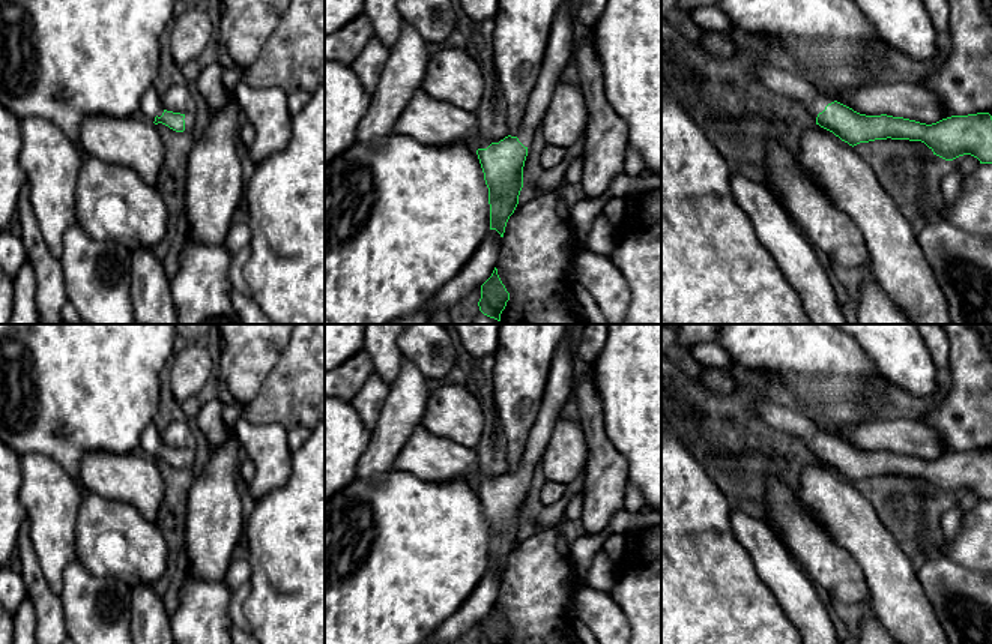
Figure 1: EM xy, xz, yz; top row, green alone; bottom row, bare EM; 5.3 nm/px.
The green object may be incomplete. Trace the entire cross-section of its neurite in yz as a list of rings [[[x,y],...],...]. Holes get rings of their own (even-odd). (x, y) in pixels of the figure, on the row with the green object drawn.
[[[747,57],[744,62],[759,86],[798,102],[816,120],[816,125],[852,147],[875,140],[909,140],[924,143],[933,155],[945,161],[971,155],[980,164],[992,164],[992,116],[989,113],[951,116],[932,125],[887,114],[866,116],[837,102],[813,81],[771,66],[764,57]]]

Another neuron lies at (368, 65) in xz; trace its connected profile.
[[[373,36],[356,60],[350,65],[352,71],[359,78],[364,90],[368,95],[377,89],[380,74],[388,57],[389,48],[386,48],[377,38]]]

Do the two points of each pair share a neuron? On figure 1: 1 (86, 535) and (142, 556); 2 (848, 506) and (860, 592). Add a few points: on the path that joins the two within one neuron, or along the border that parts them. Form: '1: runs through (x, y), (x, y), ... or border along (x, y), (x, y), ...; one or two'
1: runs through (102, 524), (122, 524), (137, 539); one
2: border along (831, 536), (860, 568), (869, 595); two

